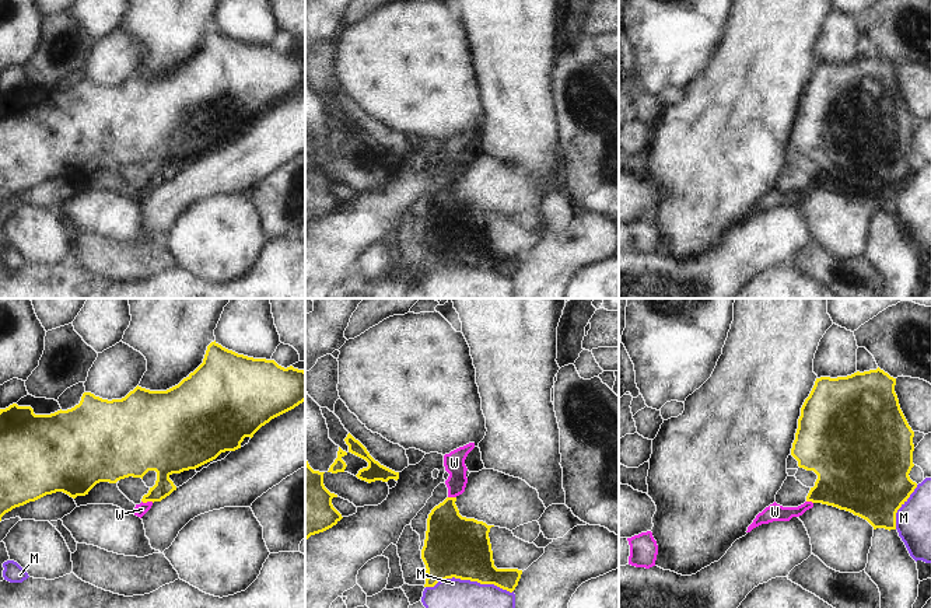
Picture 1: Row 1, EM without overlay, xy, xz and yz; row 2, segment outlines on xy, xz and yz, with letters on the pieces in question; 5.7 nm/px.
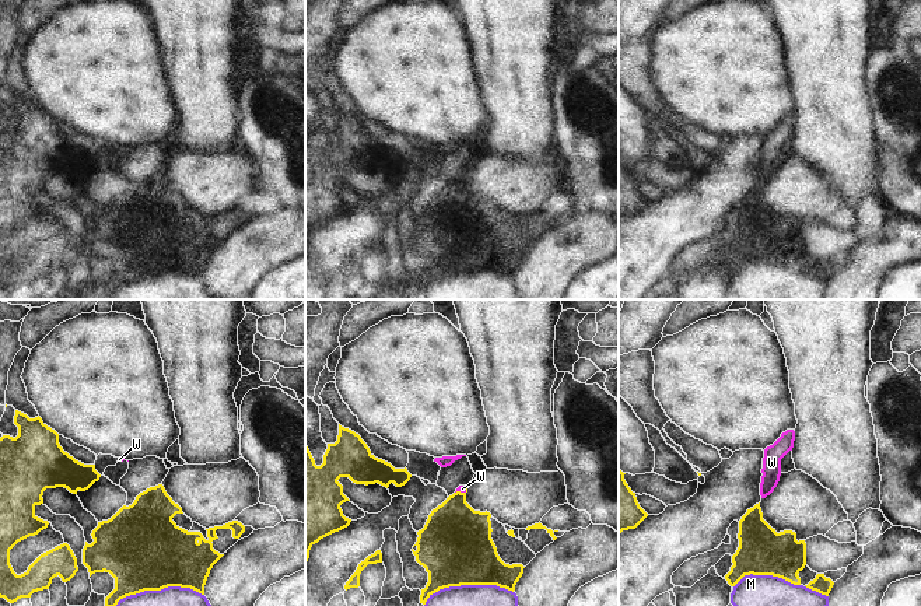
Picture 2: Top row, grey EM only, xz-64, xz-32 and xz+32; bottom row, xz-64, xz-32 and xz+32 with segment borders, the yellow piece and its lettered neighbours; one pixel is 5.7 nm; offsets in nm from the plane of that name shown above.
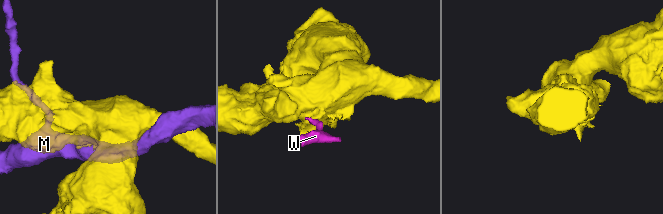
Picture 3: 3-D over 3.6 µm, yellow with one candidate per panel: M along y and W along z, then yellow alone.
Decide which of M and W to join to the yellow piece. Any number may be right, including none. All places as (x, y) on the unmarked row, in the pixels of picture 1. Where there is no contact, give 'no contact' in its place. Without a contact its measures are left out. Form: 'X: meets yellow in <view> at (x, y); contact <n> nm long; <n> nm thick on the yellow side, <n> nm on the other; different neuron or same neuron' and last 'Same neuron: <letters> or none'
M: meets yellow in xz at (469, 265); contact 500 nm long; 360 nm thick on the yellow side, 360 nm on the other; different neuron
W: meets yellow in xy at (147, 187); contact 70 nm long; 200 nm thick on the yellow side, 70 nm on the other; different neuron
Same neuron: none

